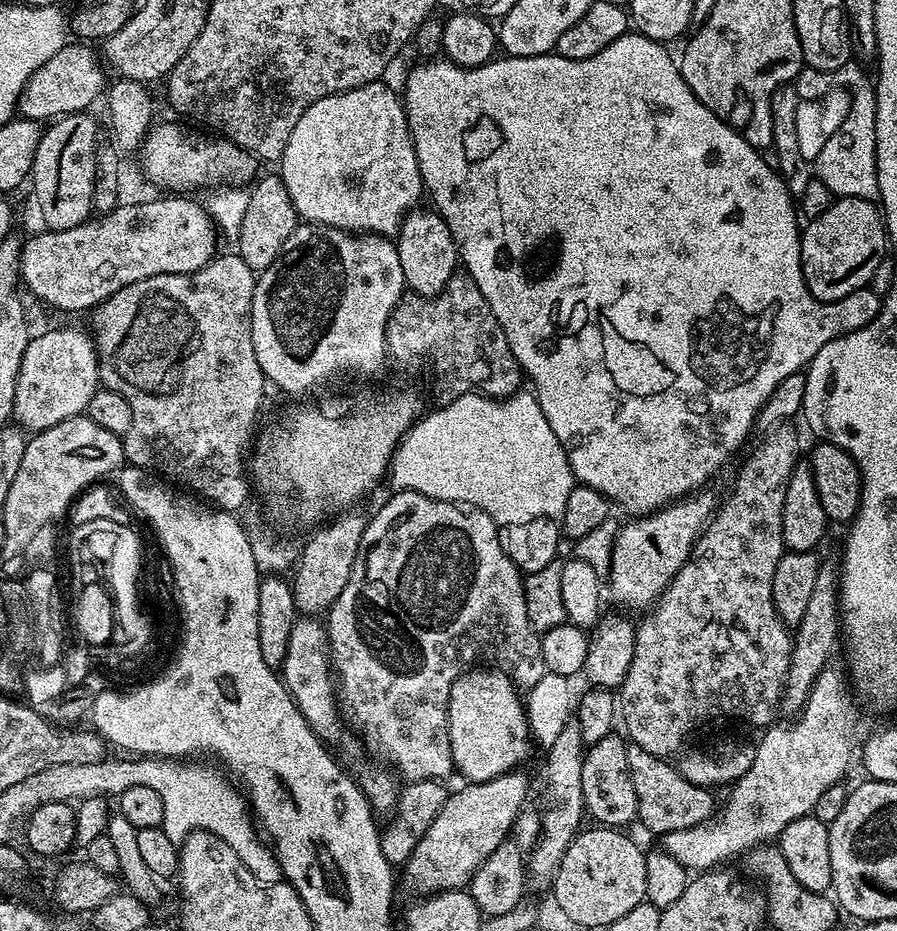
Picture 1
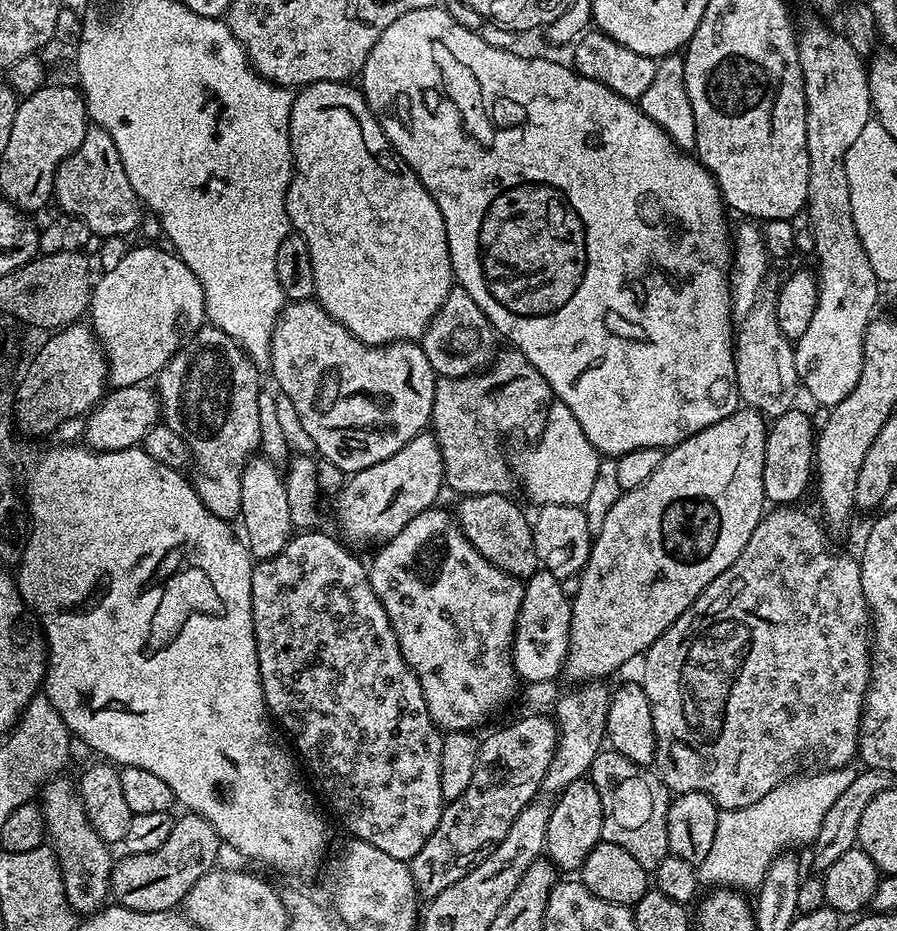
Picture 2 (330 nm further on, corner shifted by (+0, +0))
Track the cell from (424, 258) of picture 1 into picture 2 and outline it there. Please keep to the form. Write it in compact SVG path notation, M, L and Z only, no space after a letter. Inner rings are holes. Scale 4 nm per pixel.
M453 286L432 321L426 326L422 347L437 377L471 376L488 367L498 348L495 338L497 339L494 329L486 314L482 314L478 302L474 302L474 298L470 298L464 288Z

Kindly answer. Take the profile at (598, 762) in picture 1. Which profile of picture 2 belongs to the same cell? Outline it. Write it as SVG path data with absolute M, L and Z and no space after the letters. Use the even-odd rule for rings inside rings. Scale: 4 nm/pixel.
M602 750L594 758L590 779L602 798L604 825L600 831L605 844L622 846L626 854L632 855L638 866L655 870L662 858L669 856L668 850L668 805L670 793L663 779L643 764L630 762L622 754Z

